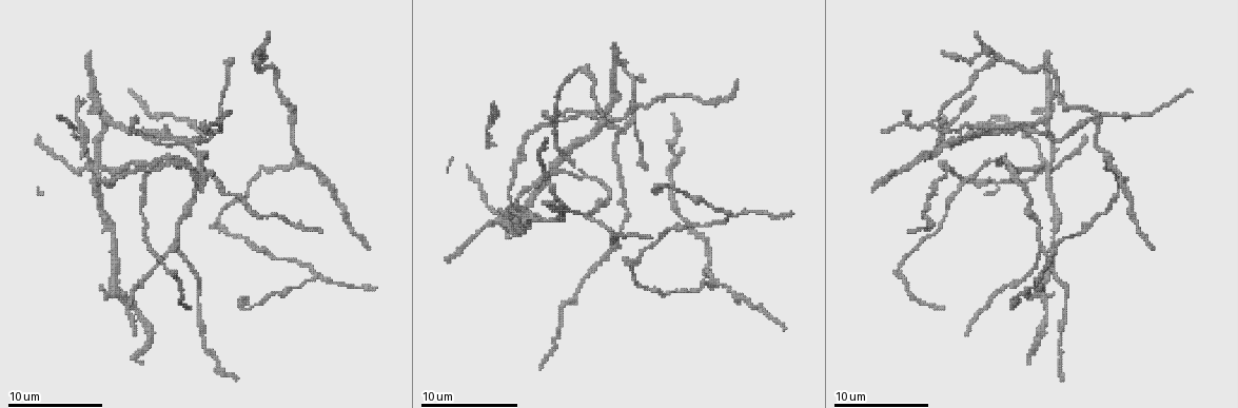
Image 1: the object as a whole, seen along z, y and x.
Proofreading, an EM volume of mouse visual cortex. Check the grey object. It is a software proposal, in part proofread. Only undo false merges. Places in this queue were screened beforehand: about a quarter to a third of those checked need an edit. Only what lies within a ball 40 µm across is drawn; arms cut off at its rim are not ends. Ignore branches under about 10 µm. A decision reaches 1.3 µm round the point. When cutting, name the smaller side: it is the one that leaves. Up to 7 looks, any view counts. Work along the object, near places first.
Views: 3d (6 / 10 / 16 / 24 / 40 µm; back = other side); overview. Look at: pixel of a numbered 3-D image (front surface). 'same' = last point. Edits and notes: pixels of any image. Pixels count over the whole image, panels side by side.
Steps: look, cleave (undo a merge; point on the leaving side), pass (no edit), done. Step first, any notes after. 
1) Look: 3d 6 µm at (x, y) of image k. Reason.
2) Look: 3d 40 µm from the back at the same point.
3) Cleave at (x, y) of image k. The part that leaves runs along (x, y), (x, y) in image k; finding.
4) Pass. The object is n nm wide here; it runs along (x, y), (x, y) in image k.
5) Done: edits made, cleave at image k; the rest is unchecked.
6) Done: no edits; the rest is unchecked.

Look: 3d 16 µm at (729, 211) of image 1.

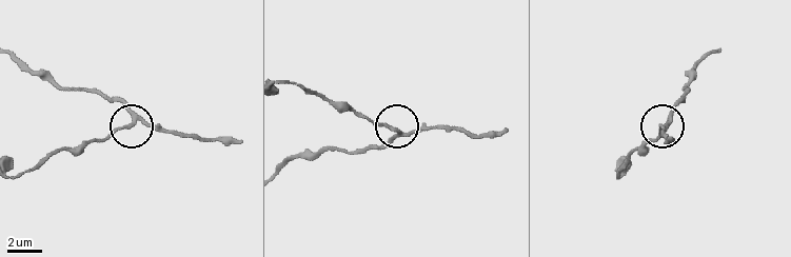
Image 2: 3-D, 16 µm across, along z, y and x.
Pass. The object is 190 nm wide here; it runs along (283, 169), (300, 156), (381, 145), (398, 129), (353, 111) in image 2; continuous, no second neuron.

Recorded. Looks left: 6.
Look: 3d 16 µm at (710, 284) of image 1. Three arms meet.

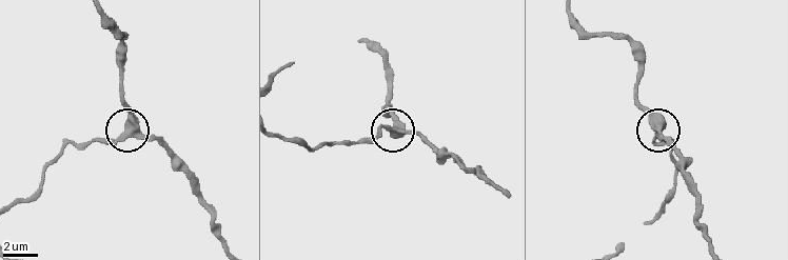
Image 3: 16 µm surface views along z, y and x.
Look: 3d 16 µm from the back at (391, 127) of image 3.

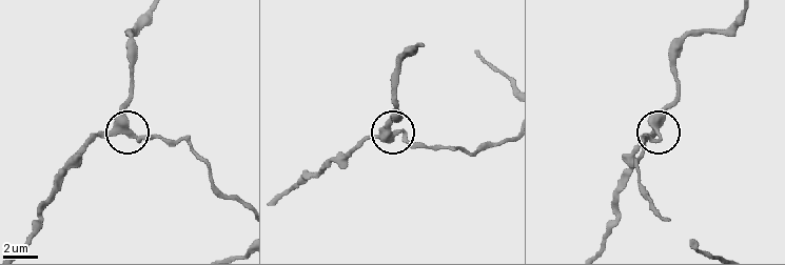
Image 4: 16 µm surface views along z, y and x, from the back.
Pass. 3 arms meet here; it runs along (142, 20), (130, 33), (125, 129), (121, 135), (89, 137) in image 4; all the same neuron.

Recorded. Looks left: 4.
Look: 3d 10 µm at (587, 176) of image 1. Side arm on a straight run.

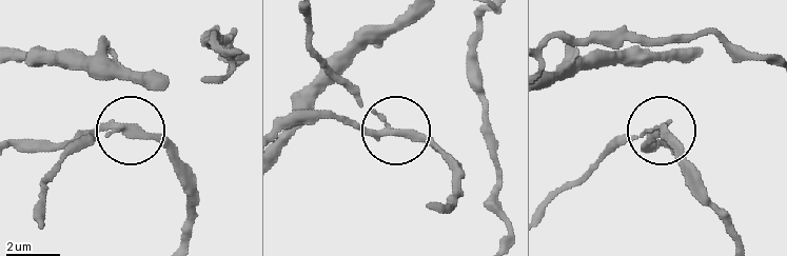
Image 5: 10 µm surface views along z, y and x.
Cleave at (358, 103) of image 5. 3 arms meet here; the part that leaves runs along (125, 125), (87, 141), (53, 173), (46, 220) in image 5; two neurons meet here.

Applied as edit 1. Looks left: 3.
Done: edits made, cleave at image 5; the rest is unchecked.

